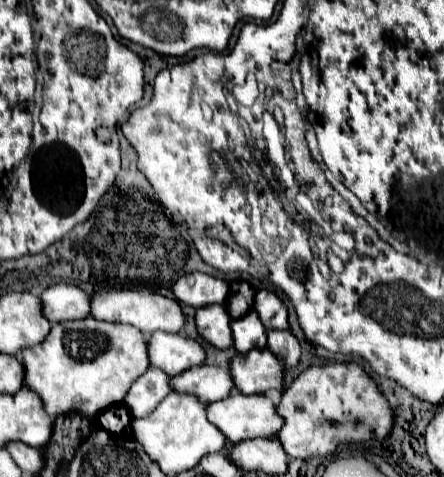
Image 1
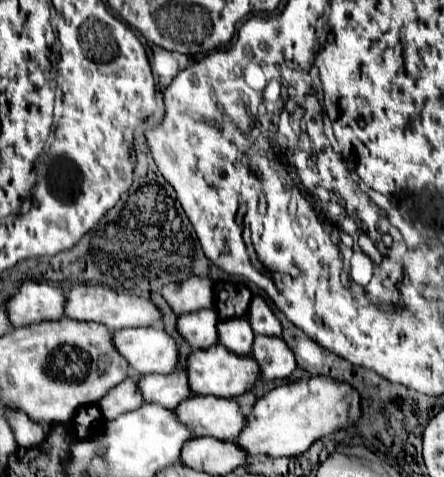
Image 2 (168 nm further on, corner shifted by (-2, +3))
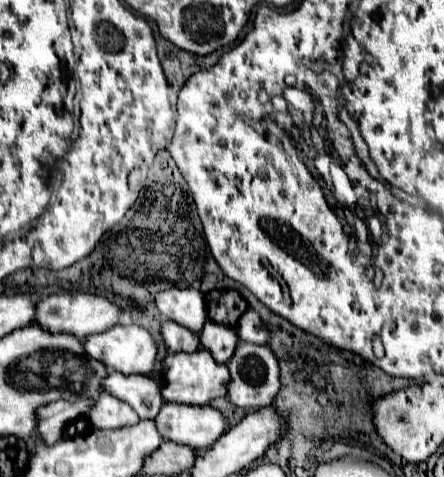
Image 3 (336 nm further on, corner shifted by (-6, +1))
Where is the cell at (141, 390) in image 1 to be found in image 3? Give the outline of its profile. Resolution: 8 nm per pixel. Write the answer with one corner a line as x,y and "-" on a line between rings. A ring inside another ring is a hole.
100,394
88,416
96,428
106,428
106,430
130,426
140,420
138,414
134,414
134,410
126,406
126,402
114,398
112,394

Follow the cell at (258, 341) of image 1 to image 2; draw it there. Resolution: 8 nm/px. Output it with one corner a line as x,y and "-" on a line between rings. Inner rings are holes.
246,318
242,320
218,320
216,324
218,342
238,356
250,354
250,344
254,342
254,332
250,332
250,324

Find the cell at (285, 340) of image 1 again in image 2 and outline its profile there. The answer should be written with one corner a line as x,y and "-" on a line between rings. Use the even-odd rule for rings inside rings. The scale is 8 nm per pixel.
256,336
250,356
260,368
260,382
288,378
296,368
294,354
282,338

